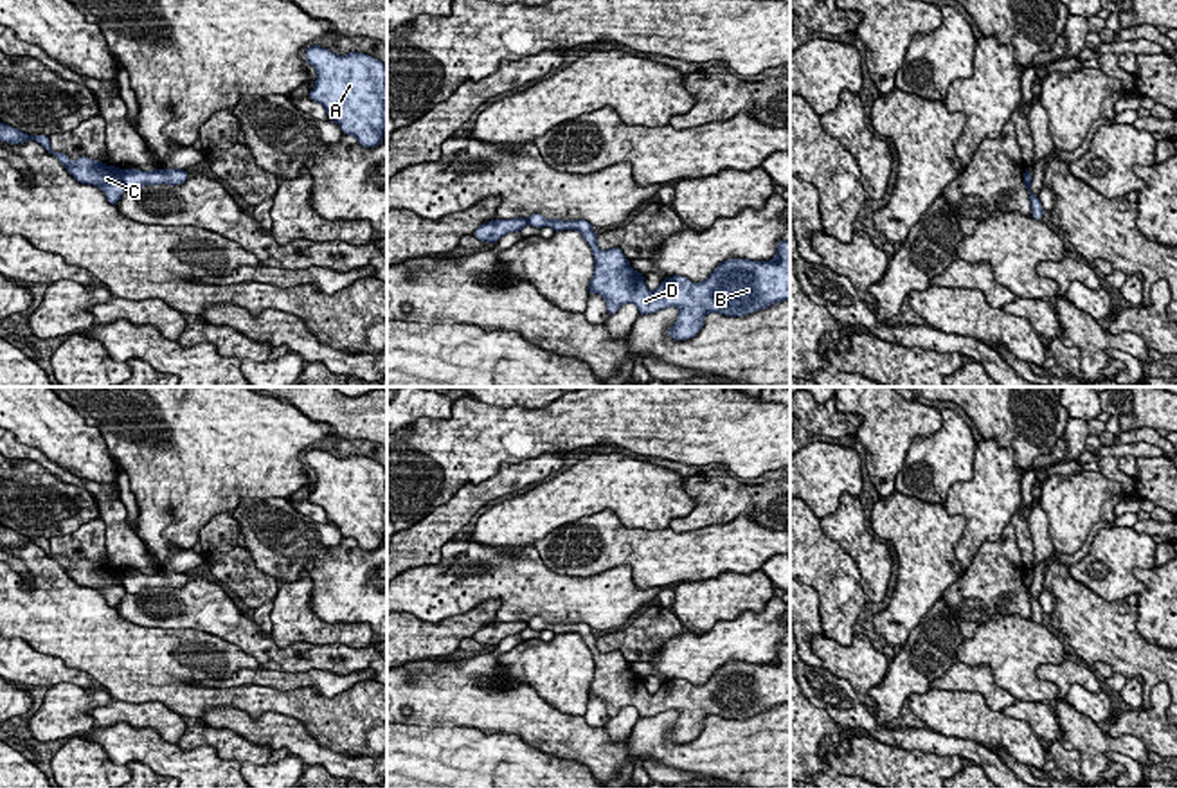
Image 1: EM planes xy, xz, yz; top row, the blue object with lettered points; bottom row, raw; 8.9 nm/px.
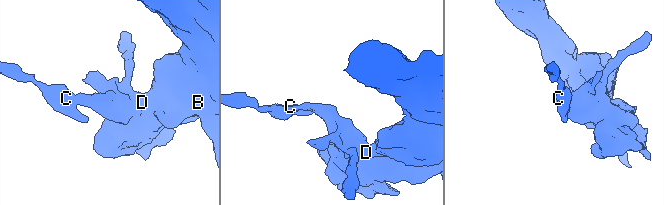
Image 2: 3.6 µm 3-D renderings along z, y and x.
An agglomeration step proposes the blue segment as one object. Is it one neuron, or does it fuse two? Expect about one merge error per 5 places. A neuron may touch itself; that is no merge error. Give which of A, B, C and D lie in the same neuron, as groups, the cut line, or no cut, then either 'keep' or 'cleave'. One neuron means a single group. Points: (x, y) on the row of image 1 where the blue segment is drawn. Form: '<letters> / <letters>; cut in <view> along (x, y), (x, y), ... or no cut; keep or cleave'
A B D / C; cut in xy along (121, 171), (121, 180), (126, 188); cleave

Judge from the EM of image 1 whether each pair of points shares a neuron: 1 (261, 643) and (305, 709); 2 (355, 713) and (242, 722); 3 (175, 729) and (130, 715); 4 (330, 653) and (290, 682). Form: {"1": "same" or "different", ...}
{"1": "different", "2": "different", "3": "same", "4": "different"}

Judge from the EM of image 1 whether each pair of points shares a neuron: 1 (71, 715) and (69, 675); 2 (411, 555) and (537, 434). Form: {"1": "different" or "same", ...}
{"1": "different", "2": "different"}

